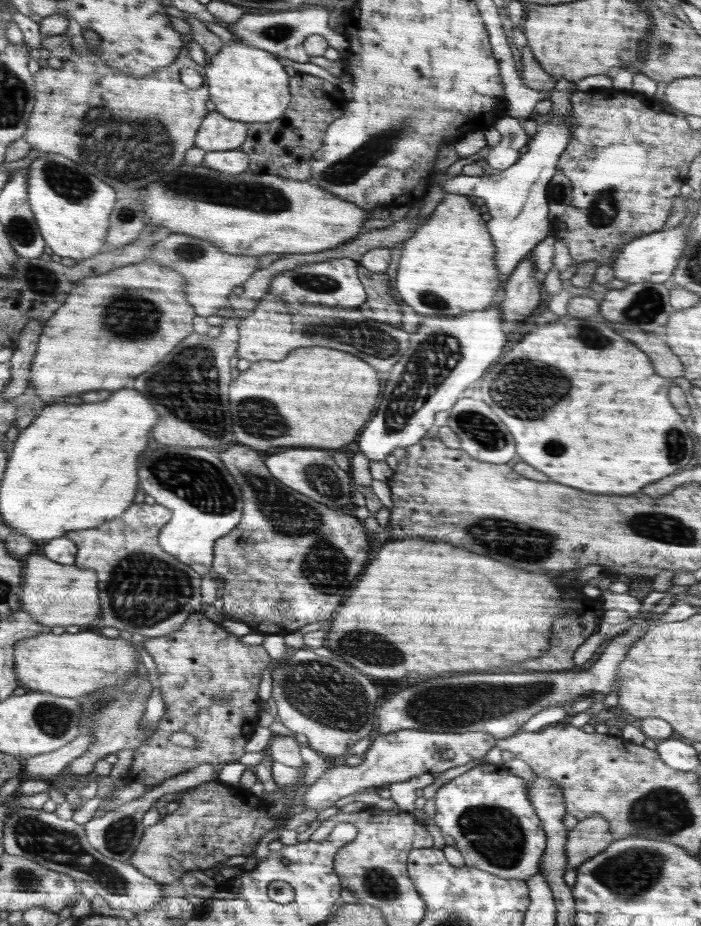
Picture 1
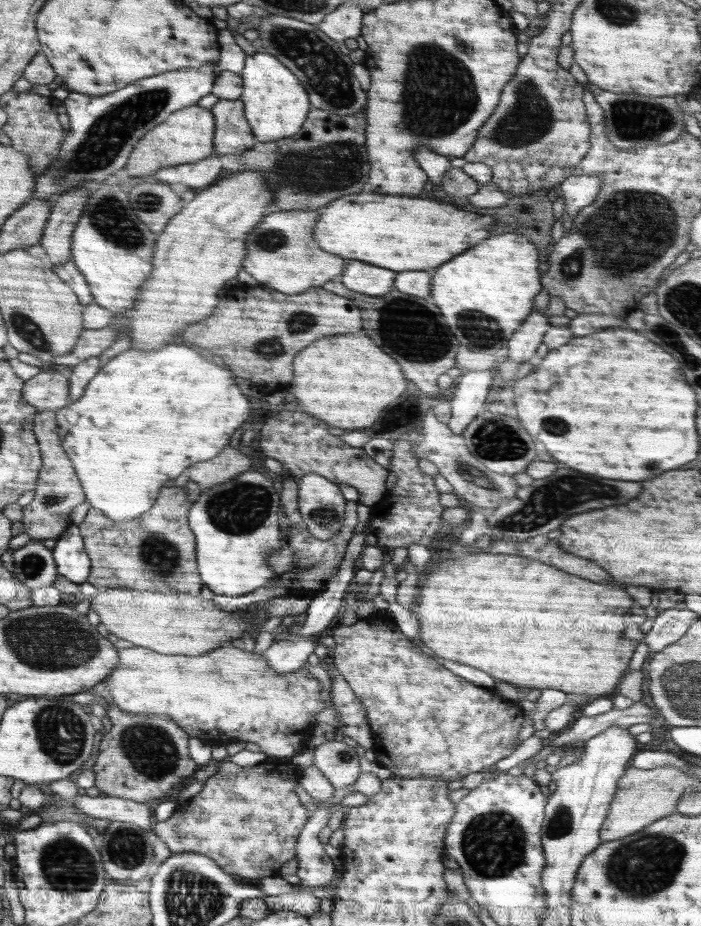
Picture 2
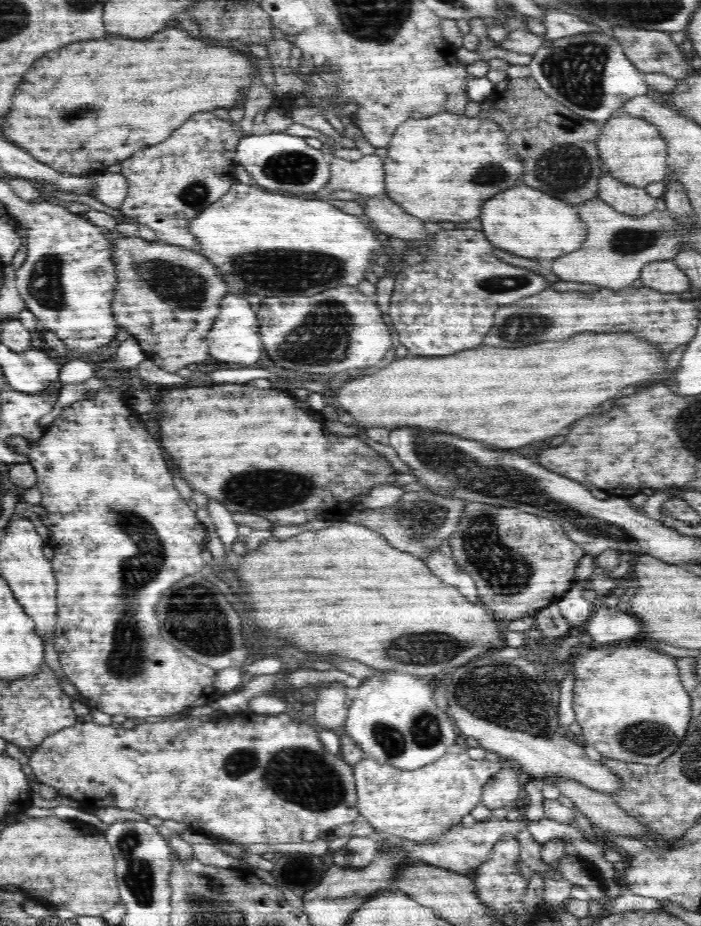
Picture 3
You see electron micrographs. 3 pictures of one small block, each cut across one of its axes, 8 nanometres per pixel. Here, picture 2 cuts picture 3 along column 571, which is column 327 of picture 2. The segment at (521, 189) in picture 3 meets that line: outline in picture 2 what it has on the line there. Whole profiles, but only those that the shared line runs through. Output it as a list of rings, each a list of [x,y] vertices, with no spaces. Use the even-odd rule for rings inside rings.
[[[362,190],[358,194],[341,196],[324,208],[318,209],[320,216],[311,234],[324,252],[350,258],[350,260],[362,260],[362,262],[388,268],[394,272],[407,270],[431,272],[432,270],[428,268],[436,268],[442,262],[454,258],[454,254],[460,254],[462,250],[478,245],[487,236],[494,235],[495,221],[492,218],[458,209],[455,204],[438,204],[428,198],[408,197],[407,195],[390,196],[390,194],[364,194],[364,192],[371,191]]]

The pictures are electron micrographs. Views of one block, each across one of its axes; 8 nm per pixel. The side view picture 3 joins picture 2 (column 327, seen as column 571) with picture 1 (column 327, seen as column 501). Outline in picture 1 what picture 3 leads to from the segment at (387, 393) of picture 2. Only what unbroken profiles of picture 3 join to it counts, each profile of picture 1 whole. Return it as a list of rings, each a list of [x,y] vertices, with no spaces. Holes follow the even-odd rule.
[[[320,346],[298,348],[280,362],[250,364],[250,368],[240,372],[230,384],[234,438],[259,452],[272,446],[337,450],[358,436],[374,410],[378,394],[380,382],[376,370],[360,358]]]

